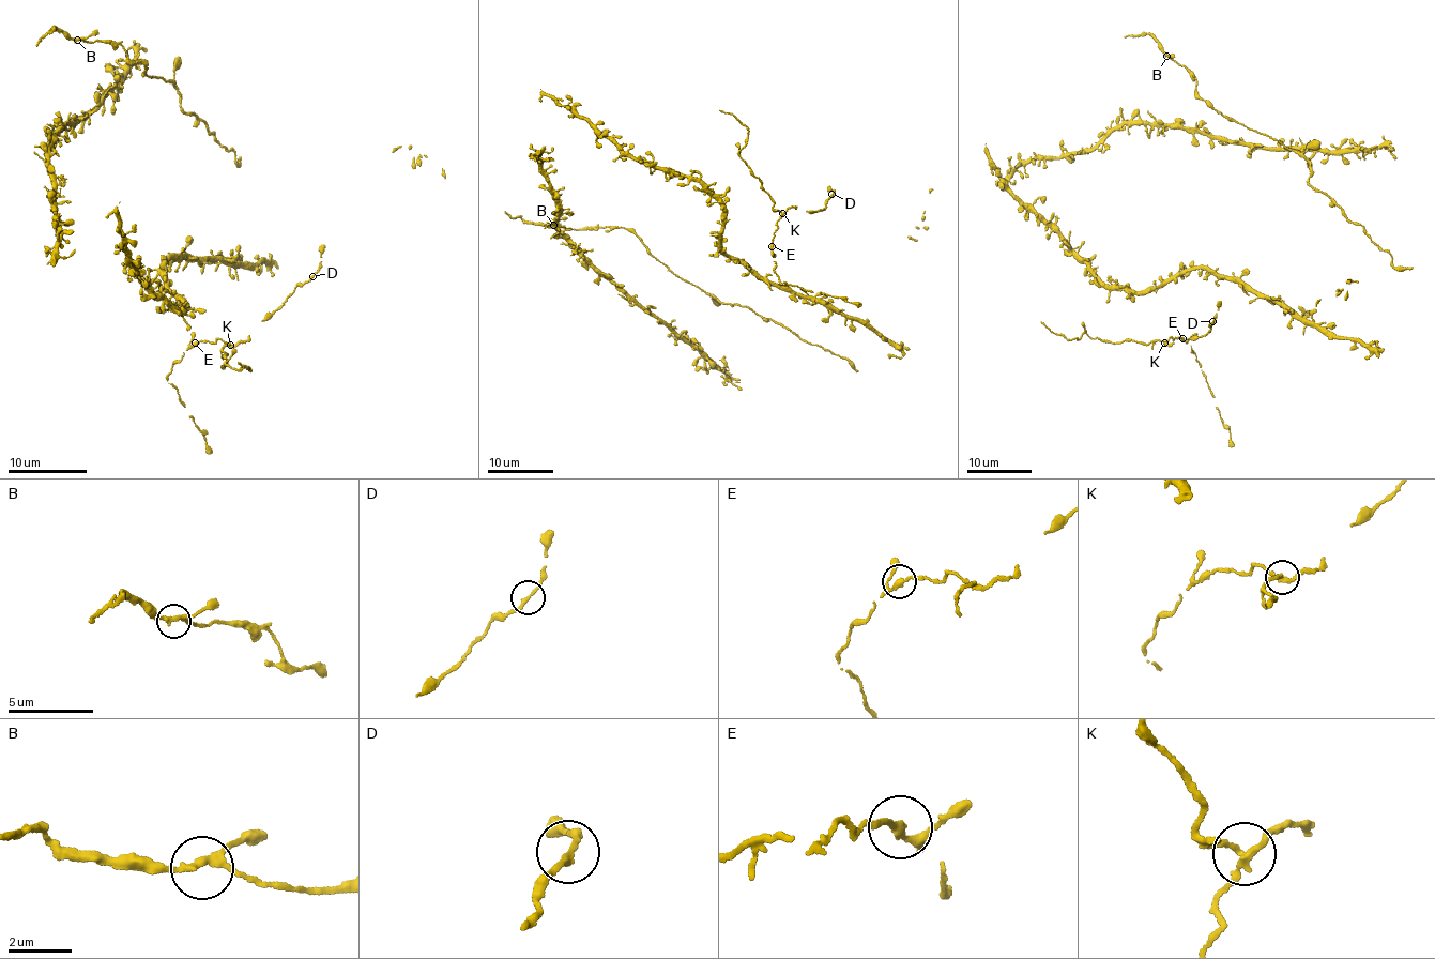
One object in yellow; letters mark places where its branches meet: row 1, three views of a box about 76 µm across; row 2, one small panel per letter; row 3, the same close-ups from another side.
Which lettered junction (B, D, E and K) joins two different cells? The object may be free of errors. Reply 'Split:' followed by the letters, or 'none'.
Split: K

